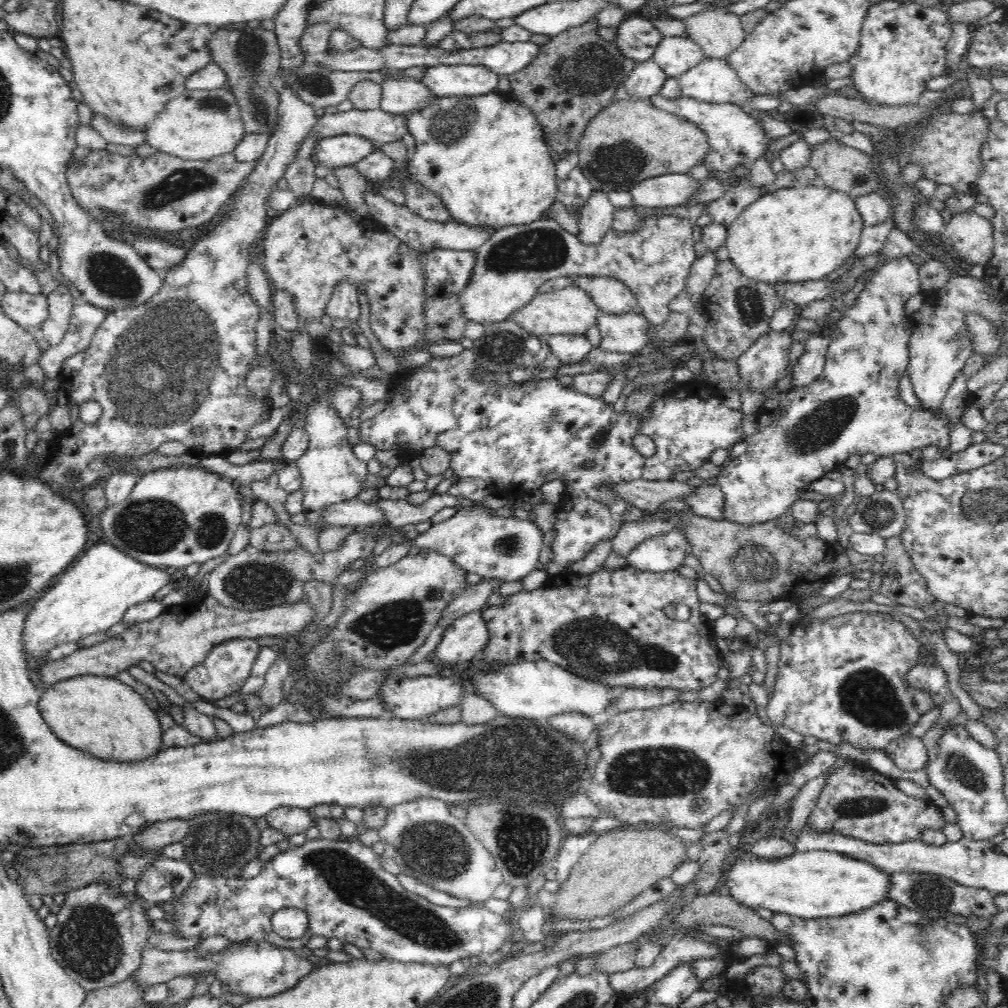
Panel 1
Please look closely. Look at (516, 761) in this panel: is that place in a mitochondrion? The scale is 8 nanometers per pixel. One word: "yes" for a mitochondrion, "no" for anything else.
yes

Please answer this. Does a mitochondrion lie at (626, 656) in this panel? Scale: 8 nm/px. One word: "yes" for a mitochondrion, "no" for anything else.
yes

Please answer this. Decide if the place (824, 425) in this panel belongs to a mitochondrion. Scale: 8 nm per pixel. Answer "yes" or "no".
yes

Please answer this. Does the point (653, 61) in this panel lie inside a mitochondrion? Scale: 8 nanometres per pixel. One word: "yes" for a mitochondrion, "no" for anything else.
no

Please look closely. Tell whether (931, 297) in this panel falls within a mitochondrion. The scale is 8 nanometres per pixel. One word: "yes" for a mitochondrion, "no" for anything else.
no

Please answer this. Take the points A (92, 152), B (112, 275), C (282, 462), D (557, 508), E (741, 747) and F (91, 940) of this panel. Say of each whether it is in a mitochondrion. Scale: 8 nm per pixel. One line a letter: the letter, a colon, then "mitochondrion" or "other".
A: other
B: mitochondrion
C: other
D: other
E: other
F: mitochondrion

